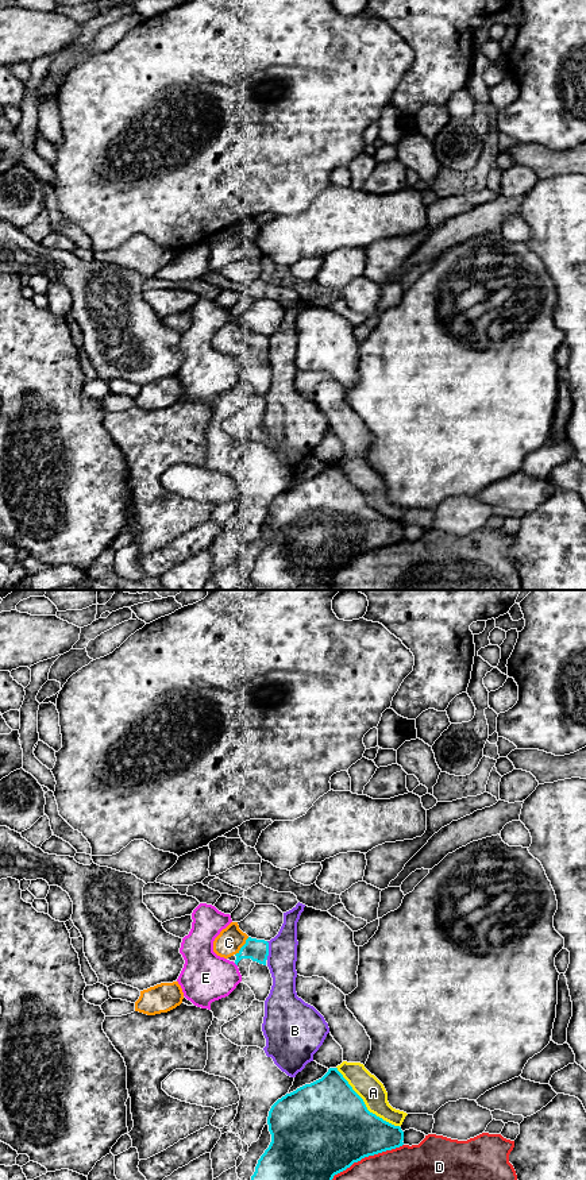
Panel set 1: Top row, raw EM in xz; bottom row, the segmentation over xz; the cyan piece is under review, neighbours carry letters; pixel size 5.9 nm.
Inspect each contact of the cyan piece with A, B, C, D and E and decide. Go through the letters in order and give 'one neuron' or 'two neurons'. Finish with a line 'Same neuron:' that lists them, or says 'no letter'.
A: two neurons
B: two neurons
C: one neuron
D: two neurons
E: two neurons
Same neuron: C

